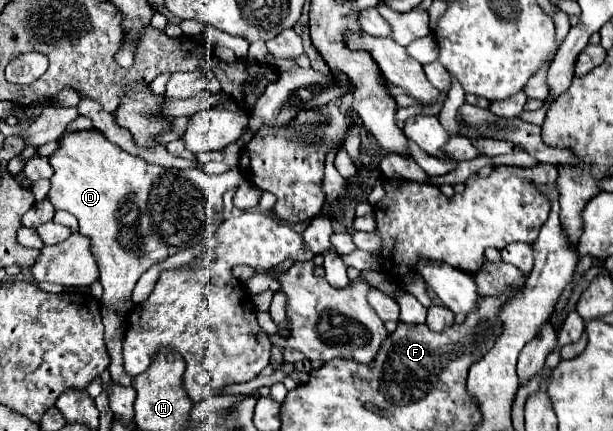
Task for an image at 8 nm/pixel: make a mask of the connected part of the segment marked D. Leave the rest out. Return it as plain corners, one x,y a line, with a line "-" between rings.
79,130
67,132
59,140
57,150
49,156
49,164
55,170
51,176
51,190
49,202
57,210
71,212
79,222
79,232
91,238
91,250
99,262
103,284
103,302
115,310
119,316
125,316
131,310
129,300
135,282
147,272
153,264
163,262
167,256
173,256
181,250
197,246
207,234
215,232
223,222
223,192
239,186
245,182
241,172
229,170
225,174
213,176
207,174
203,168
189,168
189,170
175,170
163,166
151,166
141,156
131,156
121,150
117,144
109,142
101,130

